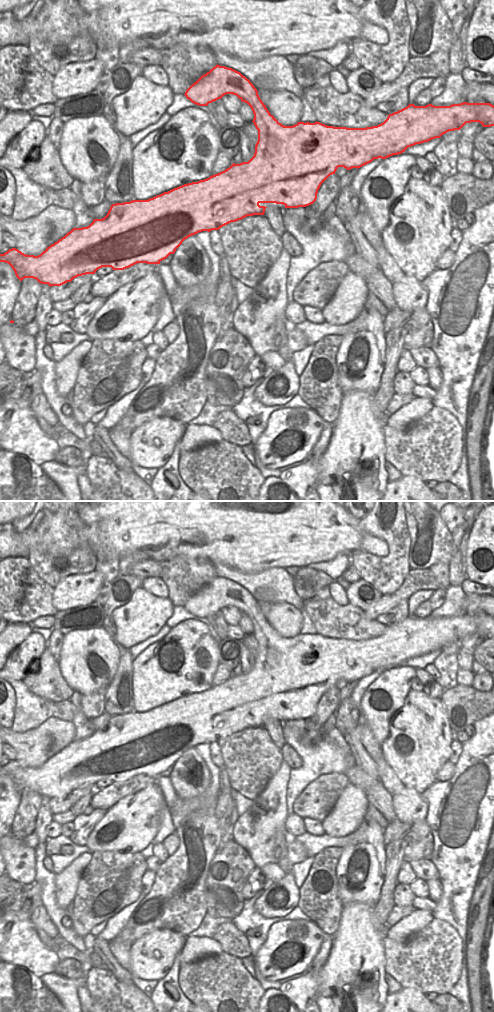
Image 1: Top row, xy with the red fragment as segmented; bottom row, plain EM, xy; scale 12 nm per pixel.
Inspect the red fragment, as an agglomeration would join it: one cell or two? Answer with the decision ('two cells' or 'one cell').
one cell

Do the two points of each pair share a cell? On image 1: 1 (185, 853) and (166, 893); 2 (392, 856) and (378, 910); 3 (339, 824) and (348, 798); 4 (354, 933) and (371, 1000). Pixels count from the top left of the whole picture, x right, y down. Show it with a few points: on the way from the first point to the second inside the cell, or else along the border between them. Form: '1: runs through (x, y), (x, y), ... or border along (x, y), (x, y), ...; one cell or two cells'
1: runs through (185, 863), (185, 872), (176, 883); one cell
2: runs through (391, 869), (386, 897); one cell
3: runs through (344, 818), (348, 814), (348, 804); one cell
4: runs through (355, 951), (354, 986); one cell

